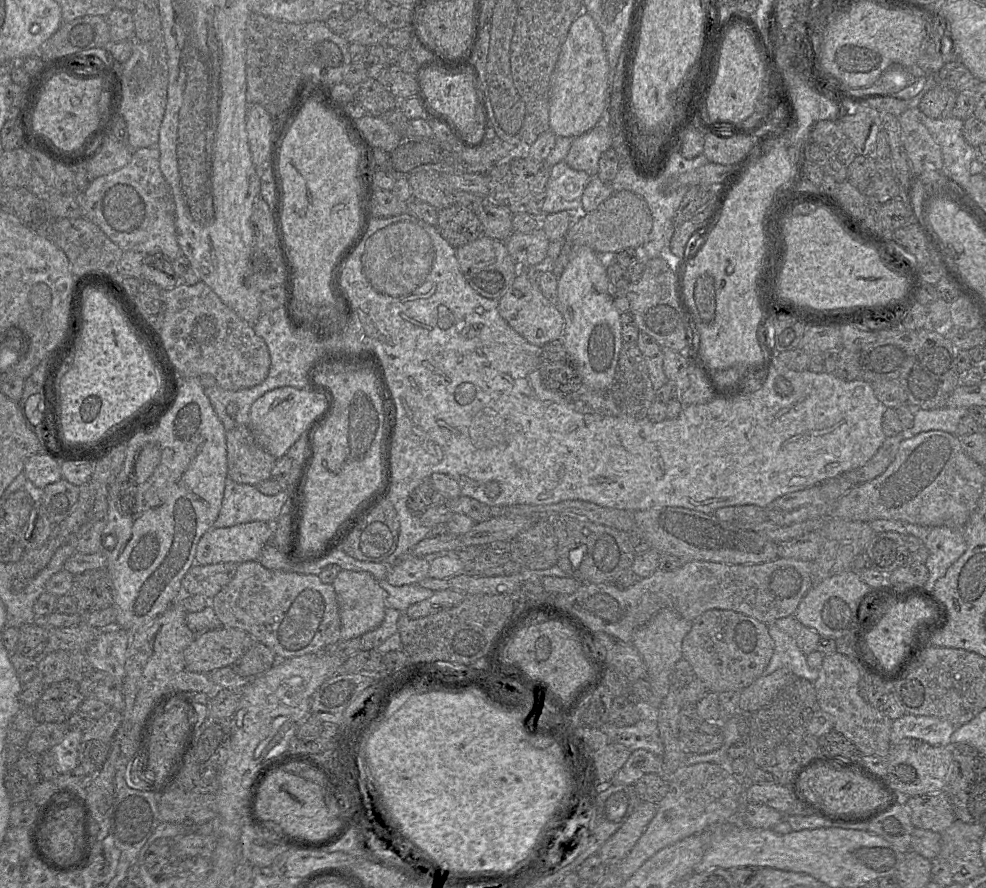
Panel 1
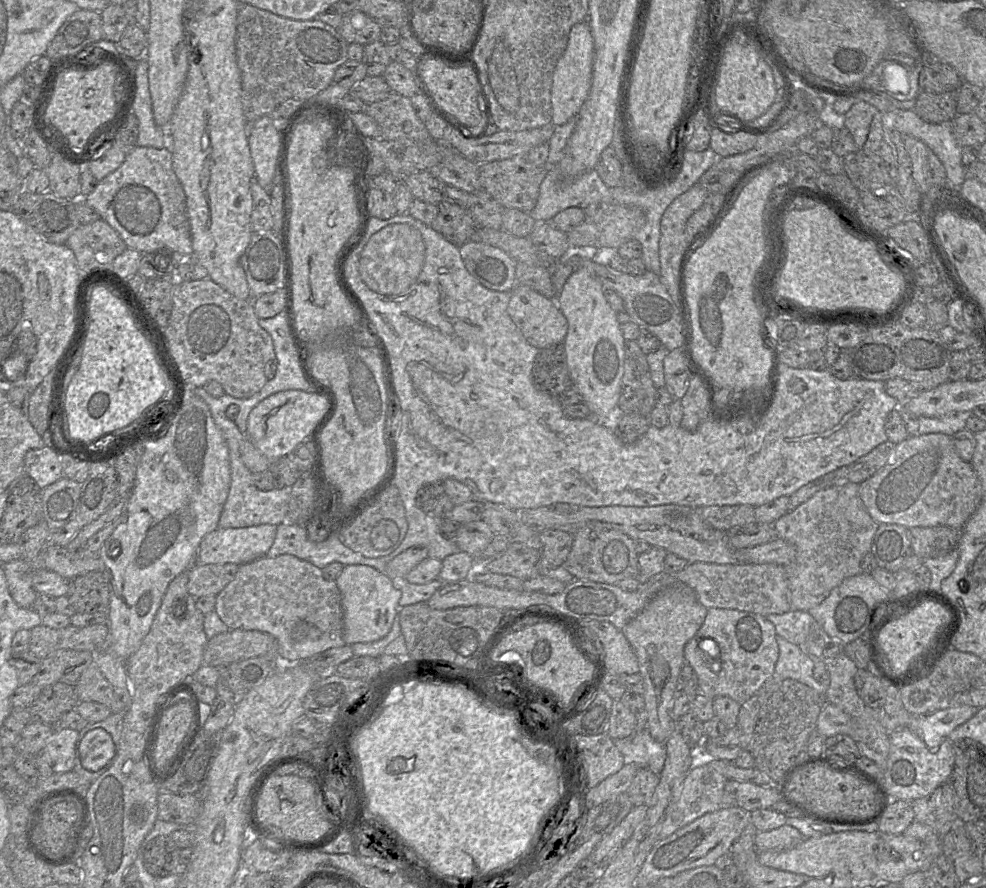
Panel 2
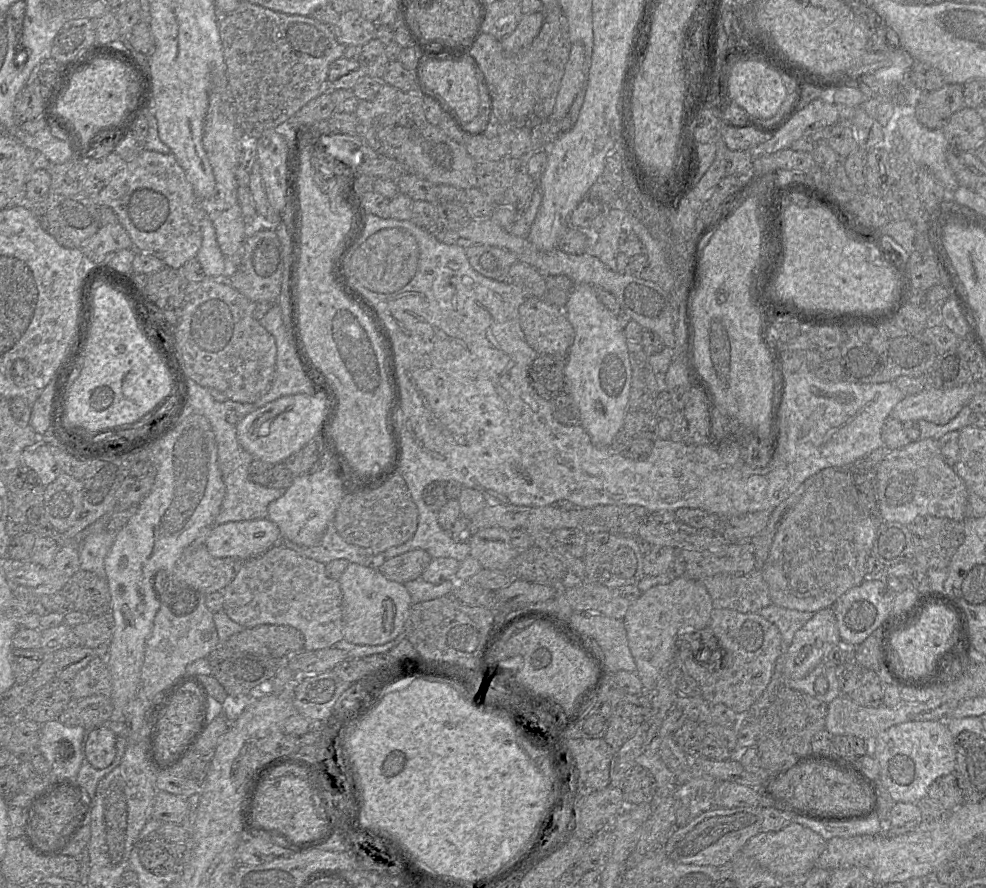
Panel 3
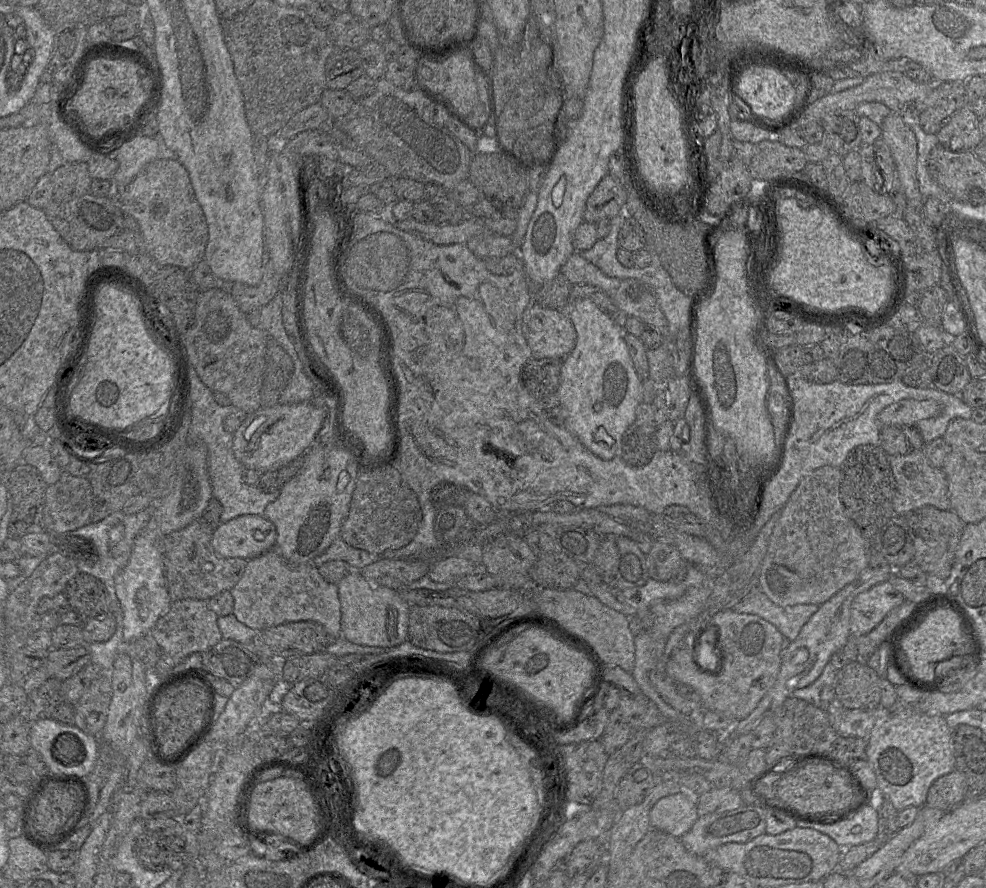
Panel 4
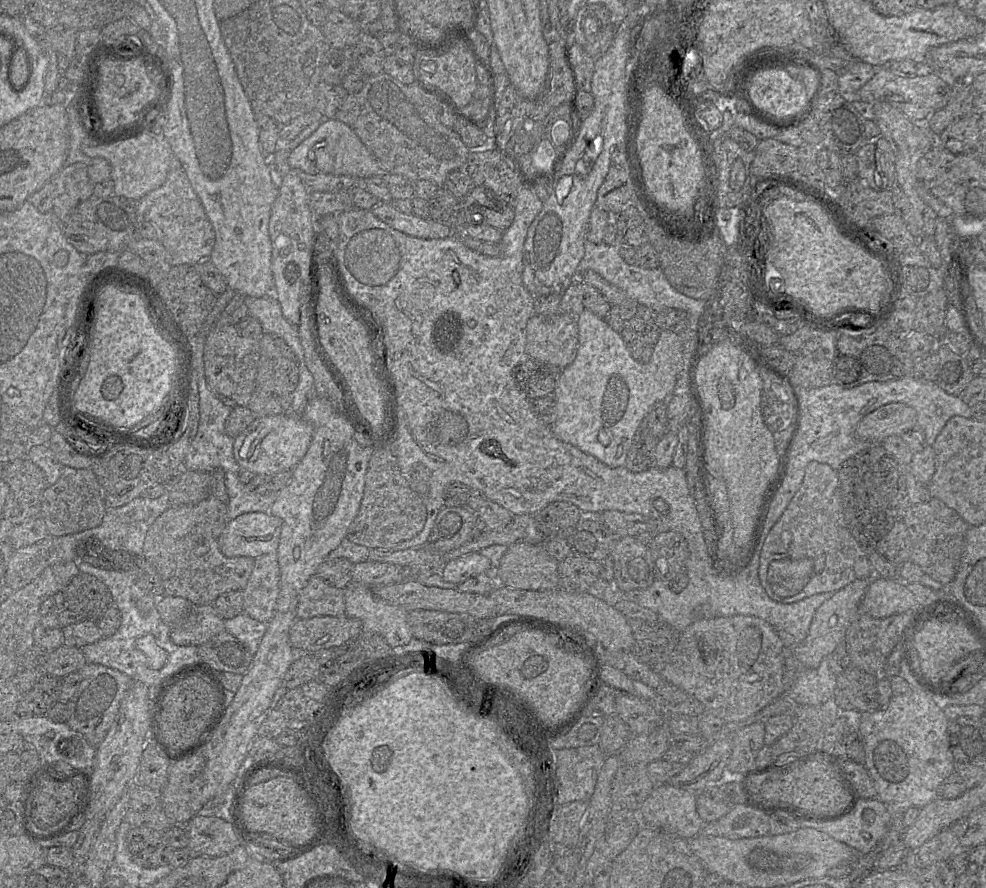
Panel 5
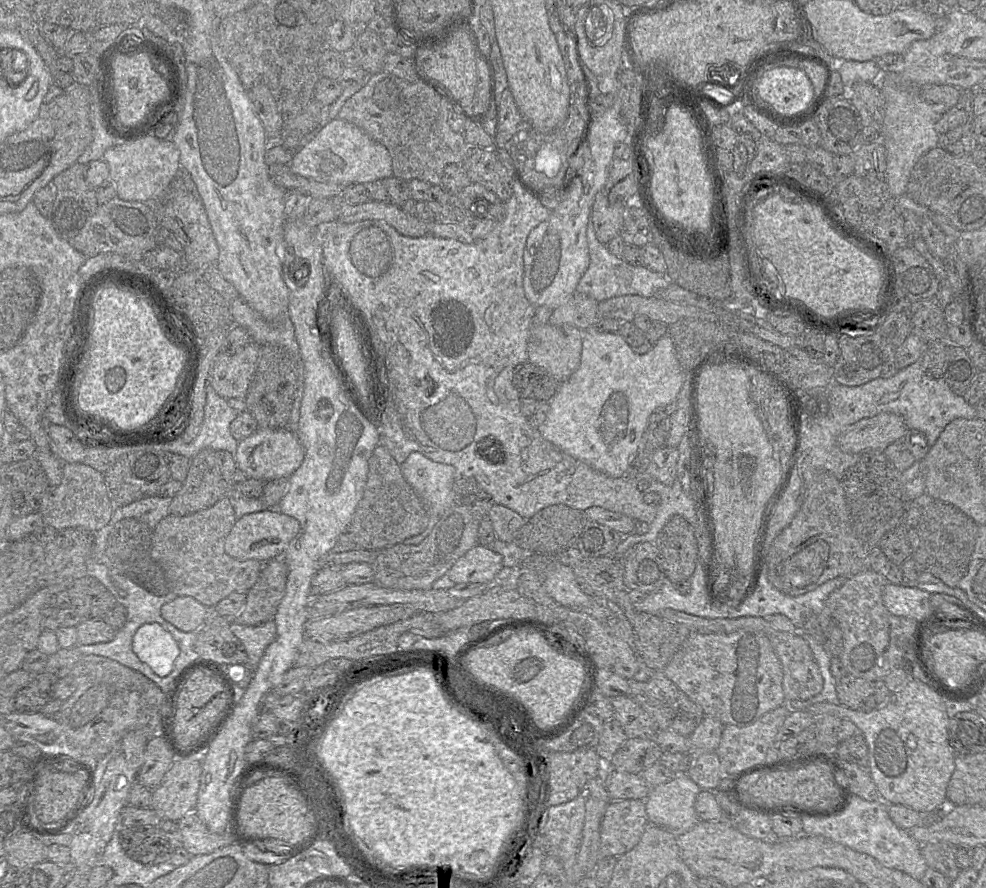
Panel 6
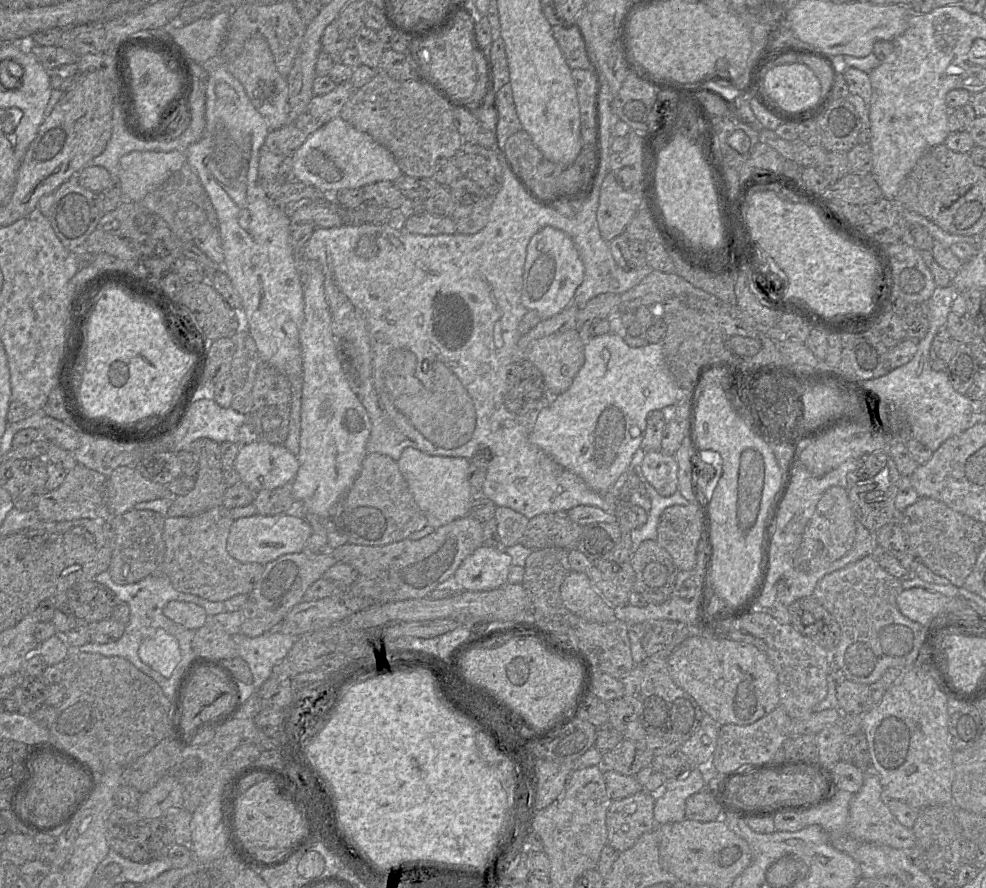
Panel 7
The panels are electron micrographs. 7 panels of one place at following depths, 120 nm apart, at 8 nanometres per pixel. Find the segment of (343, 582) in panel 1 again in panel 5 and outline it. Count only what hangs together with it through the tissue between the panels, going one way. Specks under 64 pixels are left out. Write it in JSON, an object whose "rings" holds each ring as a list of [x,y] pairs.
{"rings":[[[350,583],[344,589],[346,615],[362,623],[362,633],[381,635],[390,647],[402,647],[413,638],[408,611],[373,594],[371,587]]]}

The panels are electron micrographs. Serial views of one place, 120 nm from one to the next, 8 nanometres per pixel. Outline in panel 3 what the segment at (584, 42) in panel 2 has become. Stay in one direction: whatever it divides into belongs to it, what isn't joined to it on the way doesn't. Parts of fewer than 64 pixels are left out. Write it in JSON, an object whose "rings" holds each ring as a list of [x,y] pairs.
{"rings":[[[574,43],[565,65],[553,113],[547,119],[562,120],[568,114],[577,94],[585,85],[584,57],[583,45]]]}

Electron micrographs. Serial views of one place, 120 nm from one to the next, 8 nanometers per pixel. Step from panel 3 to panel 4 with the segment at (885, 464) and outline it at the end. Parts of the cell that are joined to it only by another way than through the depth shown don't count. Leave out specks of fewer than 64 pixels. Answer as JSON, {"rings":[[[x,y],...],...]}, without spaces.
{"rings":[[[913,449],[905,455],[889,456],[890,467],[895,479],[893,509],[895,515],[905,516],[909,512],[931,505],[941,510],[950,510],[948,480],[942,468],[934,467],[923,449]]]}

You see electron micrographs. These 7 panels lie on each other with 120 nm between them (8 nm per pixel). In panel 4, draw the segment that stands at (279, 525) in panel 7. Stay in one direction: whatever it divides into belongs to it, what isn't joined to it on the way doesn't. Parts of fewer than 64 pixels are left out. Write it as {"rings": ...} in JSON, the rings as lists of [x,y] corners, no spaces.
{"rings":[[[246,514],[220,523],[211,544],[219,556],[250,560],[274,549],[276,539],[276,527],[264,515]]]}

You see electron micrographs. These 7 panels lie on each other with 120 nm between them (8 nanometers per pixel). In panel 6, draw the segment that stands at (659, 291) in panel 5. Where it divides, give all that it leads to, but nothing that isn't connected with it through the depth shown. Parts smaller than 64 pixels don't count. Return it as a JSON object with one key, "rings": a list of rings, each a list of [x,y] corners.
{"rings":[[[591,214],[587,225],[586,237],[590,262],[576,286],[576,292],[584,293],[597,302],[601,302],[609,298],[629,294],[652,297],[671,283],[665,273],[654,272],[643,265],[633,266],[623,258],[612,254],[607,245],[598,241],[591,220]]]}

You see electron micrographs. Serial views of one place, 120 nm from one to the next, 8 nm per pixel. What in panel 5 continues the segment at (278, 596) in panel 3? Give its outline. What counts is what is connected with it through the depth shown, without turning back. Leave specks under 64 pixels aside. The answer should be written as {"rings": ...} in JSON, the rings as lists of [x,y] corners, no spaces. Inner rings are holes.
{"rings":[[[268,553],[254,560],[253,570],[243,595],[243,612],[263,623],[273,615],[280,589],[280,569],[276,553]],[[314,574],[300,592],[297,619],[345,615],[344,589],[336,588]]]}

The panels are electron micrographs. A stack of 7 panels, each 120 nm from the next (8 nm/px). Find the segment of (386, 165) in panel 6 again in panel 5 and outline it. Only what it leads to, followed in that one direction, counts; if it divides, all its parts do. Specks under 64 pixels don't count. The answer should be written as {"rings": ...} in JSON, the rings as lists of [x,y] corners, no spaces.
{"rings":[[[336,118],[324,119],[309,138],[291,151],[289,165],[292,171],[303,171],[309,175],[320,173],[345,175],[355,177],[360,181],[381,175],[381,166],[375,157],[355,132]]]}

